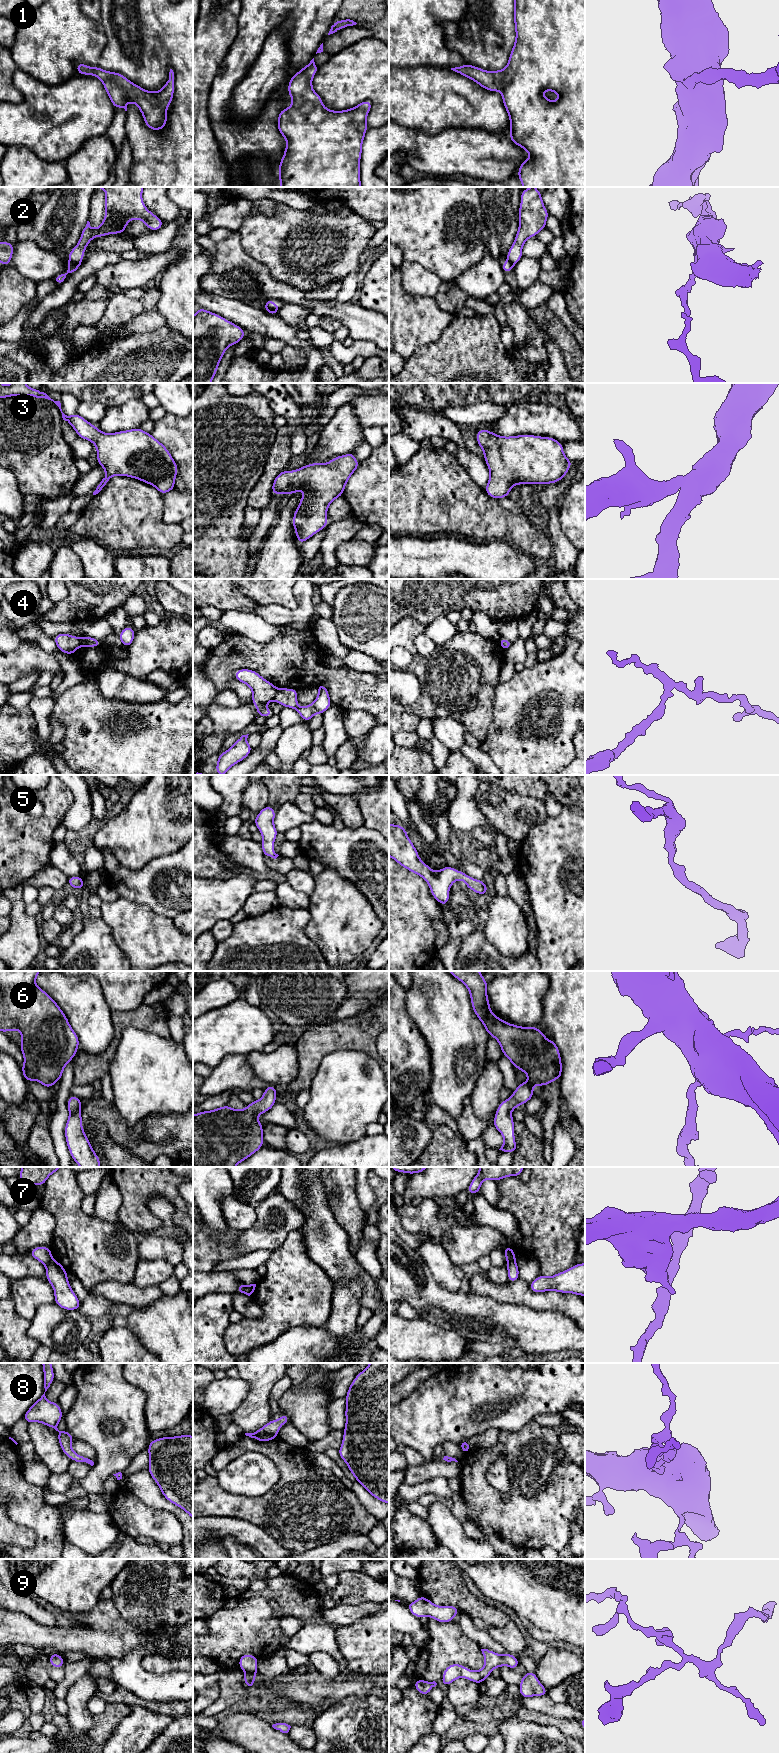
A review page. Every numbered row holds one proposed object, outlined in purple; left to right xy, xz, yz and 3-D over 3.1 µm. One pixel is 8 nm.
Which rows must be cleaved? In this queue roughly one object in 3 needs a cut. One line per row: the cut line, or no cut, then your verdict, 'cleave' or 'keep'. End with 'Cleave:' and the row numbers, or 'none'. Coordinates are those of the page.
1: no cut; keep
2: cut in xy along (69, 262), (80, 263); cleave
3: no cut; keep
4: cut in xz along (277, 689), (273, 699); cleave
5: no cut; keep
6: no cut; keep
7: cut in xy along (52, 1258), (45, 1265); cleave
8: no cut; keep
9: no cut; keep
Cleave: 2, 4, 7

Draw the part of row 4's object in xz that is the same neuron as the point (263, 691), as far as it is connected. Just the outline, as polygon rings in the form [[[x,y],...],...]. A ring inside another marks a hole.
[[[238,669],[235,671],[235,680],[247,684],[252,689],[252,703],[257,707],[257,717],[268,718],[273,715],[265,705],[274,700],[276,690],[274,684],[260,676],[251,669]],[[256,717],[256,718],[257,718]]]

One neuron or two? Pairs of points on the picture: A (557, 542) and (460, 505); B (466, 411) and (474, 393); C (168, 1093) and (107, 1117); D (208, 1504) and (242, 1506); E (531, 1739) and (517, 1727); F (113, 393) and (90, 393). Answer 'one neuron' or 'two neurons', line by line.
A: two neurons
B: two neurons
C: two neurons
D: one neuron
E: one neuron
F: one neuron

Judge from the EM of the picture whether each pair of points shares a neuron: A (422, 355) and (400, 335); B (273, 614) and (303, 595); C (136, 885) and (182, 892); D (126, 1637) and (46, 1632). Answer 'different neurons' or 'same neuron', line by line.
A: different neurons
B: same neuron
C: same neuron
D: same neuron

